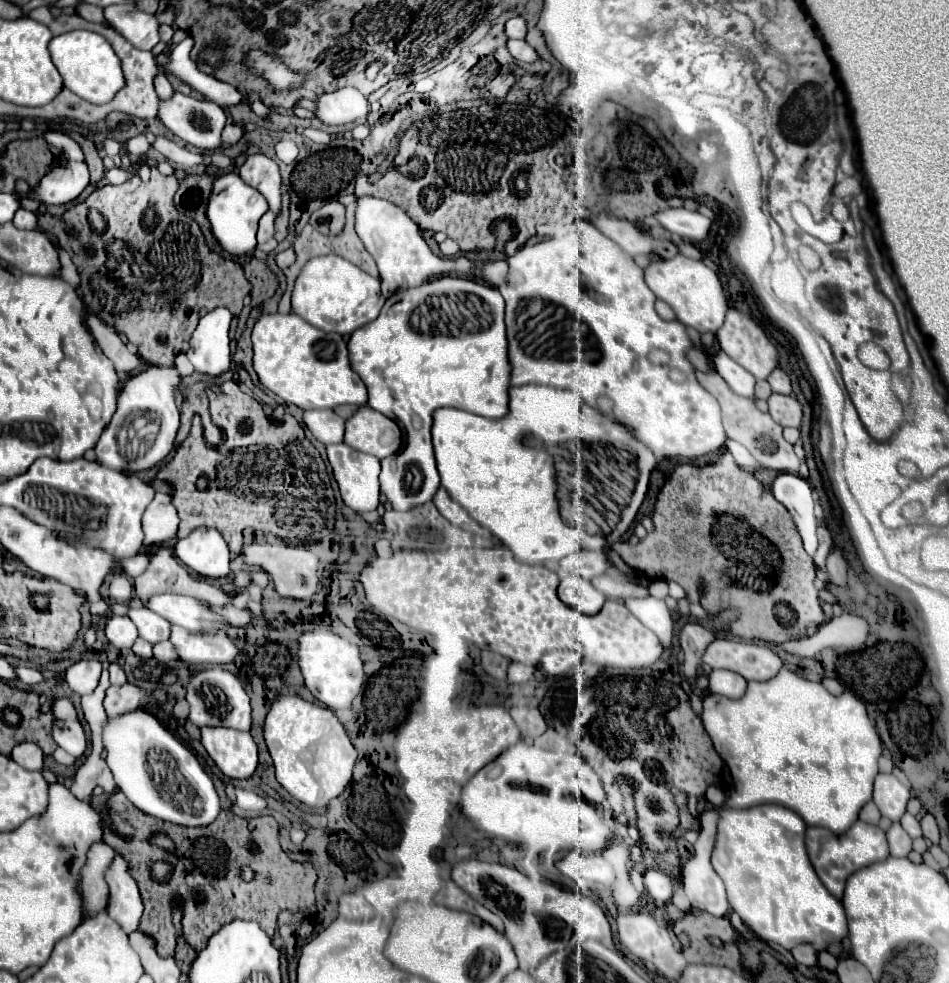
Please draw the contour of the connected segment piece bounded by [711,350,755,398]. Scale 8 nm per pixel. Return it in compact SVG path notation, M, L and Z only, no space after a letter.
M723 350L713 354L713 368L717 370L717 374L721 374L721 378L727 382L727 386L743 396L743 398L753 398L753 386L755 386L755 378L741 368L737 362L733 362Z

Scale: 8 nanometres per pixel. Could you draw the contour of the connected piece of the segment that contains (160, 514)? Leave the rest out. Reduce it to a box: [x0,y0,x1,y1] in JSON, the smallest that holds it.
[143,494,179,544]

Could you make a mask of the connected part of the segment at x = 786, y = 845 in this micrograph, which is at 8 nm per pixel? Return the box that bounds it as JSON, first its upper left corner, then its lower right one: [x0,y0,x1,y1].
[711,804,847,950]

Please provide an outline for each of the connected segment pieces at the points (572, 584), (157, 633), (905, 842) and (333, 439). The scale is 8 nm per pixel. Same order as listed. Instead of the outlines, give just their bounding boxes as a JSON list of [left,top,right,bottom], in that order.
[[559,574,605,614],[127,606,171,644],[887,822,911,858],[303,410,345,444]]

